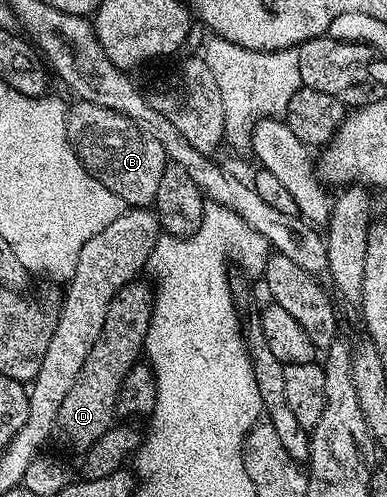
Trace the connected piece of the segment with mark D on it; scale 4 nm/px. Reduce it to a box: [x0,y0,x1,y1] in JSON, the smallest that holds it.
[54,283,155,447]

